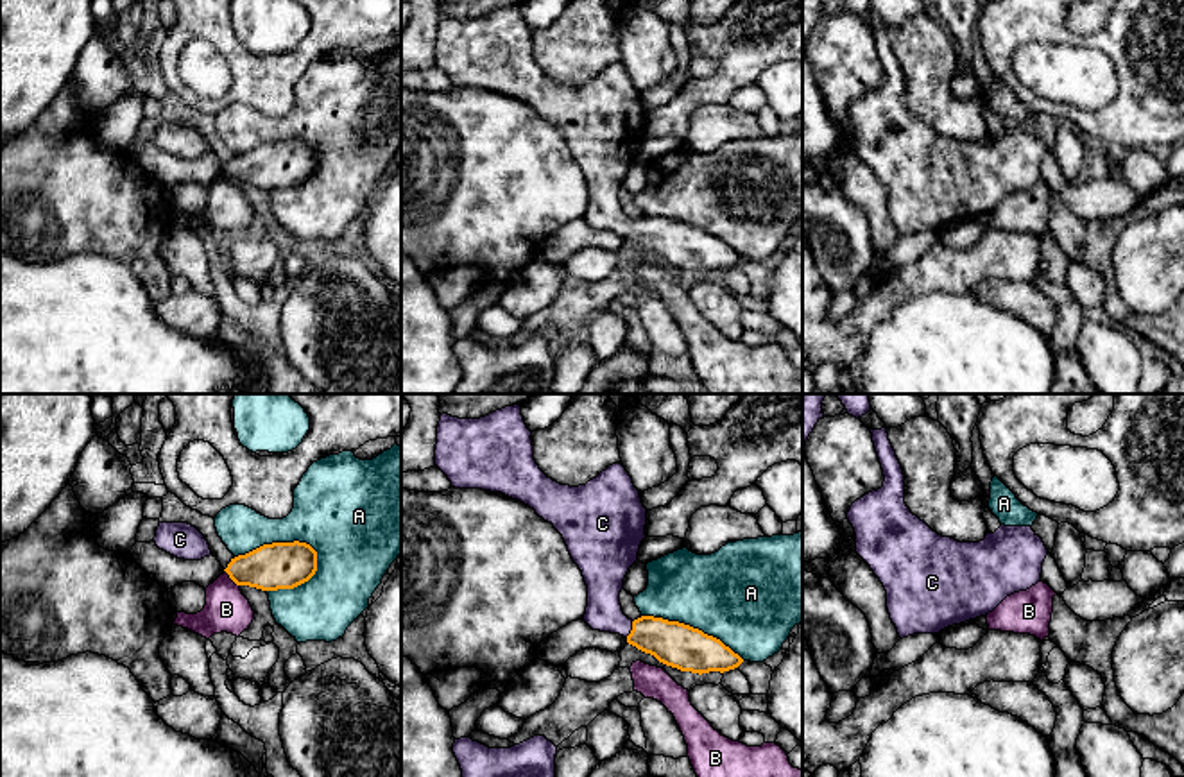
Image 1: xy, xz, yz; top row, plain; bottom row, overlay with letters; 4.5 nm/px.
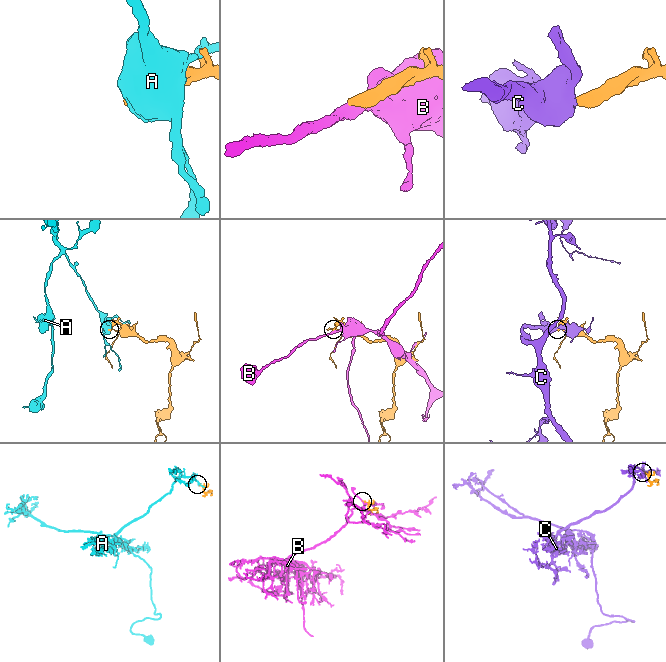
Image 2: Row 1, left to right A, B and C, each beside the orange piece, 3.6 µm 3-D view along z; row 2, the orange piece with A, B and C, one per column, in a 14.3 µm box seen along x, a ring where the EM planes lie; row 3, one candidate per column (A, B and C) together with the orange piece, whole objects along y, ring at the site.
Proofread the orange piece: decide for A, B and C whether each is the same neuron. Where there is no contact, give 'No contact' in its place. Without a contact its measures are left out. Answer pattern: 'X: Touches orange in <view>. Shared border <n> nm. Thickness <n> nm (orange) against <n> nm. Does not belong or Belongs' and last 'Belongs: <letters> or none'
A: Touches orange in xy. Shared border 380 nm. Thickness 220 nm (orange) against 360 nm. Does not belong
B: Touches orange in xy. Shared border 90 nm. Thickness 220 nm (orange) against 200 nm. Does not belong
C: Touches orange in xz. Shared border 80 nm. Thickness 200 nm (orange) against 160 nm. Belongs
Belongs: C

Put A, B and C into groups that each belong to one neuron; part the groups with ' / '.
A / B / C

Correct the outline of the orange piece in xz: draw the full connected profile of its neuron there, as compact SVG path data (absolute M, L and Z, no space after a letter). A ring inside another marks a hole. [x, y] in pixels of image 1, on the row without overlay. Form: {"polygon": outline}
{"polygon": "M519 4L480 18L442 13L435 64L451 86L502 91L553 124L588 184L584 220L593 229L620 233L681 270L702 274L738 267L743 258L699 227L654 215L632 220L623 213L623 177L647 136L639 90L622 63L609 64L586 84L553 81L536 63L530 34Z"}

